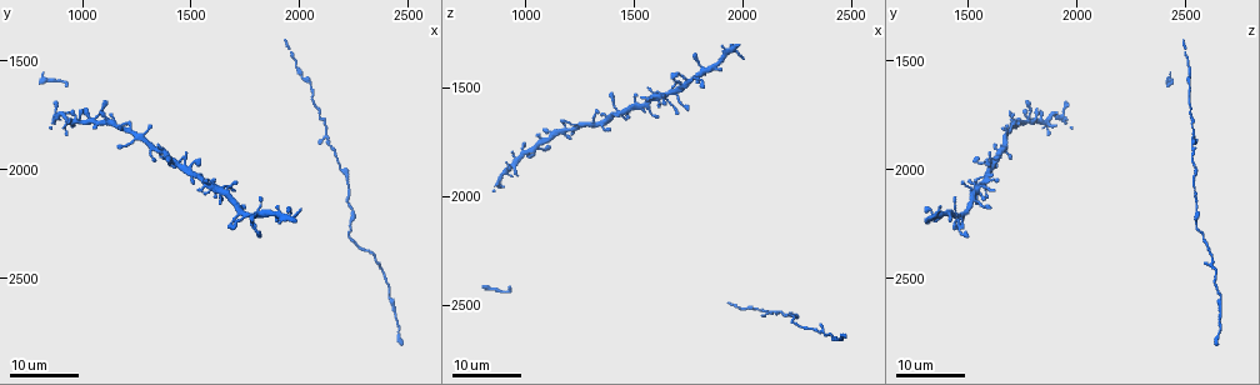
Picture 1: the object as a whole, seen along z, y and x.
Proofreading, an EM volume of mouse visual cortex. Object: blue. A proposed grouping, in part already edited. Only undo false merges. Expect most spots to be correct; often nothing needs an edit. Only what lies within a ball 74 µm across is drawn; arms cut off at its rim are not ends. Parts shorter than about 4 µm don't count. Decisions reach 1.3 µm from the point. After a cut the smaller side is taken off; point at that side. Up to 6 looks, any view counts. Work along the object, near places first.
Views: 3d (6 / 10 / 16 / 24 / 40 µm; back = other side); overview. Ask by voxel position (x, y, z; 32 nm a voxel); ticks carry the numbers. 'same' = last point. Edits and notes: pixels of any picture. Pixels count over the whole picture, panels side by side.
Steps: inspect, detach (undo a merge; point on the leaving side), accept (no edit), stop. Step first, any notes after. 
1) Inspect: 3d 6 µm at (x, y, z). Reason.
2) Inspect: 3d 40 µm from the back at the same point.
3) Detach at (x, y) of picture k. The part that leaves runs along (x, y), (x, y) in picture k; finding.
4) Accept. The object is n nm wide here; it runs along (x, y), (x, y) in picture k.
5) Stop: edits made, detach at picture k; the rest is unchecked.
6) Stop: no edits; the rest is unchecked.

Inspect: 3d 24 µm at (2130, 1840, 2530). Three arms meet.

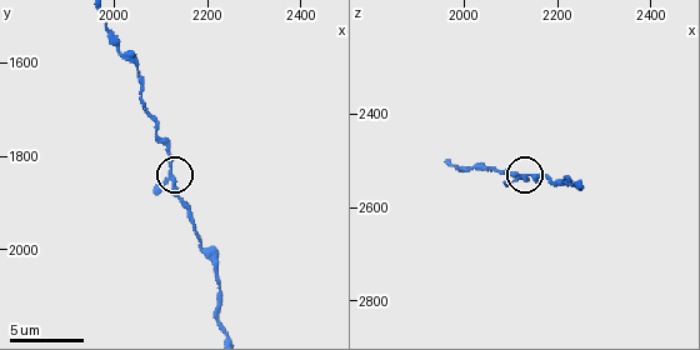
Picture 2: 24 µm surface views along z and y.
Inspect: 3d 6 µm at the same point. Zoom in.

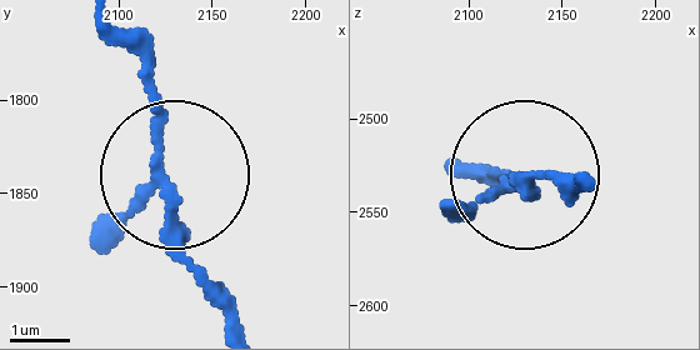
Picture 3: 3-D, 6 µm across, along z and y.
Inspect: 3d 6 µm from the back at the same point.

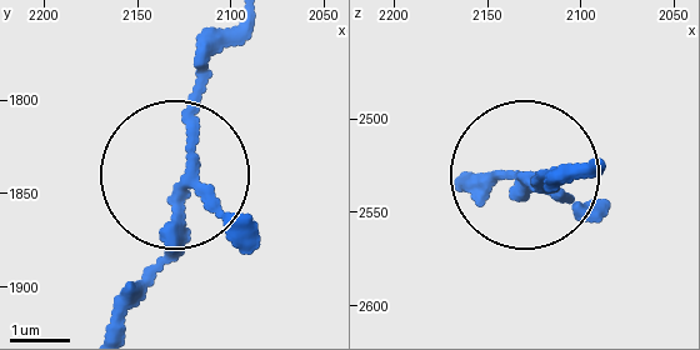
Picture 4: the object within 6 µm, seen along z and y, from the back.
Accept. The object is 170 nm wide here; continuous, no second cell.

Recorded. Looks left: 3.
Inspect: 3d 10 µm at (2215, 2045, 2535). Calibre changes.

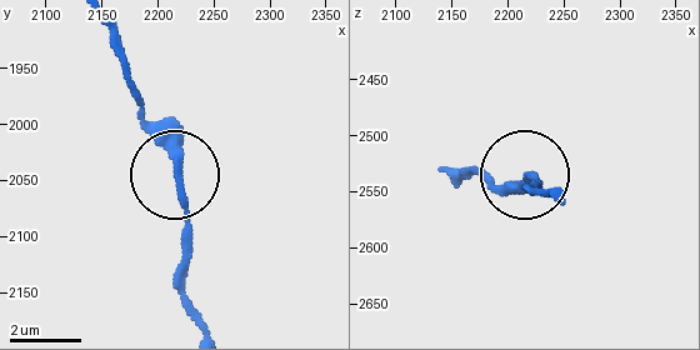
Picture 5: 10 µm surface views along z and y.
Accept. It runs along (104, 21), (143, 129), (175, 174), (185, 269) in picture 5; all the same cell.

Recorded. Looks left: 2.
Inspect: 3d 16 µm at (2390, 2470, 2630). Sudden change in width.

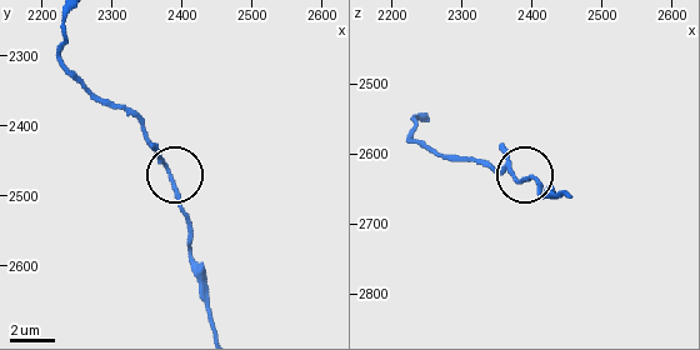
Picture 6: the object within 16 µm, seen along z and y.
Inspect: 3d 10 µm at (2385, 2470, 2645).

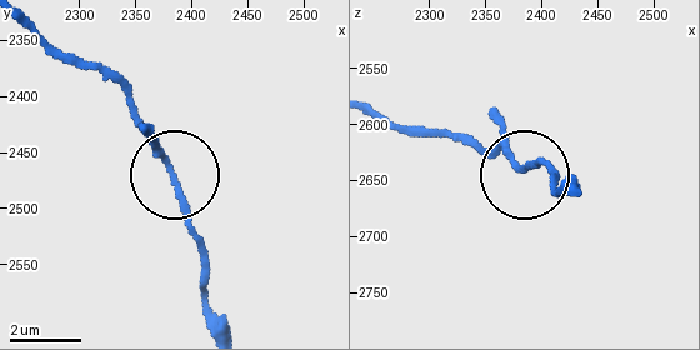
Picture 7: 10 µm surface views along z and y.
Accept. Continuous, no second cell.

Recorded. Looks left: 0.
Stop: no edits; the rest is unchecked.

